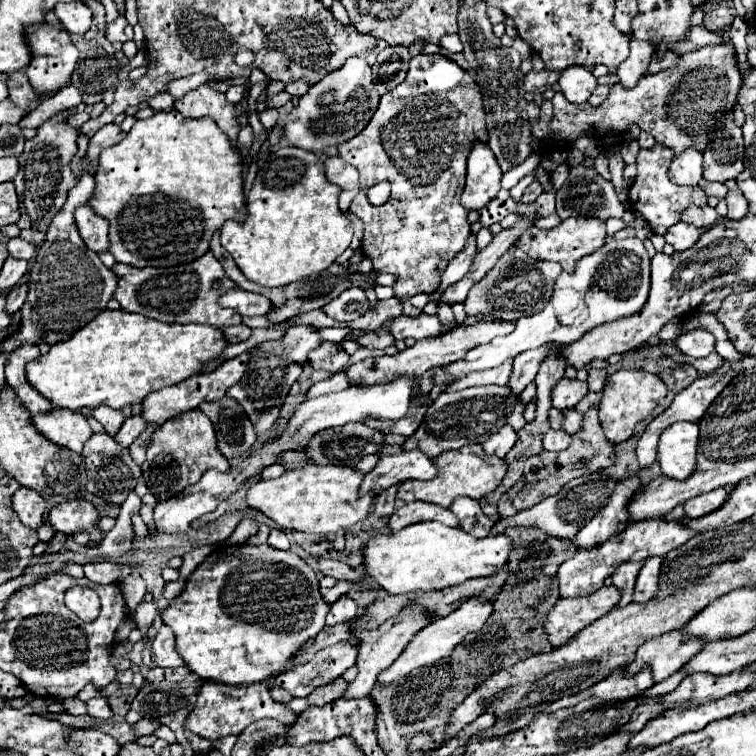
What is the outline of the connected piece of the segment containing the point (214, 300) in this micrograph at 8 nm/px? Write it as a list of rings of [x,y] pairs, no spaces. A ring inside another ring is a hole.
[[[205,252],[201,258],[189,264],[179,264],[173,268],[135,268],[135,266],[117,262],[111,270],[119,278],[119,286],[113,298],[119,300],[125,312],[143,314],[161,322],[179,322],[179,324],[195,322],[195,324],[209,324],[217,328],[241,324],[239,312],[233,312],[219,304],[219,298],[225,292],[233,290],[237,284],[225,278],[223,266],[217,262],[217,258],[211,252]],[[215,280],[221,282],[219,290],[211,288],[211,282]]]

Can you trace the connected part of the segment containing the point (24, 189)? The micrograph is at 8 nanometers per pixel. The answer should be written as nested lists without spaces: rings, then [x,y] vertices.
[[[61,114],[41,124],[37,136],[25,142],[25,150],[19,156],[19,174],[13,180],[19,196],[21,218],[17,226],[21,230],[31,228],[45,232],[49,228],[51,220],[61,210],[69,188],[77,184],[77,176],[71,170],[71,160],[75,154],[77,154],[77,130],[67,126],[67,118],[63,118]]]

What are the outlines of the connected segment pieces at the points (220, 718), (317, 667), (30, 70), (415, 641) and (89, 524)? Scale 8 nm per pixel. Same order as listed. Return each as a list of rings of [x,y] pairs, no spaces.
[[[203,680],[199,694],[197,694],[197,704],[189,714],[189,730],[201,738],[207,738],[209,742],[215,742],[215,740],[225,738],[225,736],[237,736],[251,722],[257,722],[263,718],[273,718],[277,722],[283,722],[285,728],[291,728],[295,724],[297,716],[283,702],[275,702],[271,698],[271,690],[265,682],[233,688],[227,684]]]
[[[351,640],[319,650],[309,662],[299,664],[275,678],[275,684],[289,690],[293,696],[309,696],[315,688],[339,678],[355,664],[357,644]]]
[[[45,24],[45,28],[29,28],[29,46],[33,48],[33,60],[27,66],[25,74],[27,74],[35,94],[49,96],[49,94],[59,92],[65,86],[69,86],[69,78],[71,78],[73,68],[75,68],[77,58],[79,58],[79,52],[71,44],[69,34],[65,30],[49,26],[49,24]]]
[[[473,598],[473,600],[465,600],[465,602],[463,602],[457,610],[453,610],[449,616],[439,618],[439,620],[427,624],[423,630],[419,630],[419,632],[407,642],[407,646],[403,648],[403,652],[399,654],[399,658],[397,658],[387,670],[383,670],[383,672],[377,676],[377,686],[385,686],[385,684],[391,684],[391,682],[397,682],[397,680],[401,680],[403,676],[407,676],[411,670],[421,668],[421,666],[427,666],[427,664],[431,664],[431,662],[443,658],[443,656],[447,656],[447,654],[465,638],[465,634],[477,632],[477,630],[485,624],[485,620],[489,618],[491,612],[493,612],[491,602]]]
[[[73,500],[73,502],[57,504],[49,510],[49,522],[55,530],[59,530],[67,536],[85,532],[85,534],[89,534],[89,540],[93,544],[101,542],[101,538],[103,538],[103,530],[97,526],[99,518],[101,516],[99,516],[97,508],[87,500]]]

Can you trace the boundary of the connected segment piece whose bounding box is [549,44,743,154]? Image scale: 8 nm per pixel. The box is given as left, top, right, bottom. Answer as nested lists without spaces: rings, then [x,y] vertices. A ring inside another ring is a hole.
[[[725,44],[705,46],[697,52],[683,54],[679,66],[661,70],[659,74],[645,74],[631,90],[615,84],[601,106],[573,106],[561,92],[555,92],[553,118],[549,120],[549,142],[553,144],[553,150],[561,150],[561,146],[567,146],[581,134],[593,138],[613,138],[615,134],[623,134],[629,130],[629,126],[637,124],[639,130],[649,132],[659,144],[665,144],[675,154],[681,154],[689,148],[705,150],[717,130],[721,130],[725,118],[733,114],[741,82],[743,80],[735,62],[735,50],[733,46]],[[649,102],[659,108],[649,108]]]

